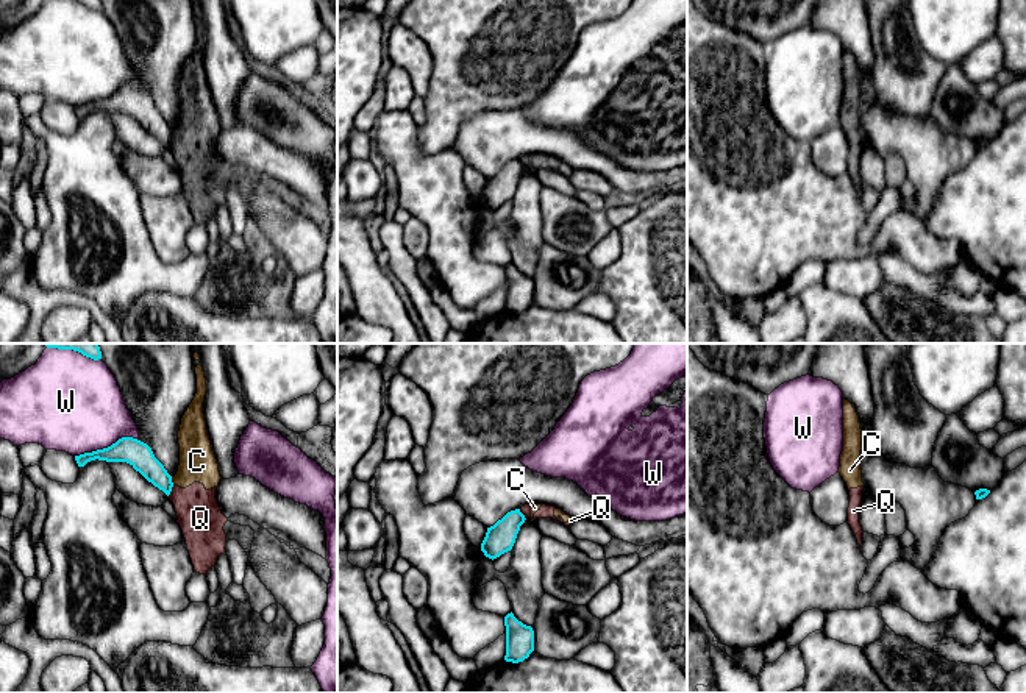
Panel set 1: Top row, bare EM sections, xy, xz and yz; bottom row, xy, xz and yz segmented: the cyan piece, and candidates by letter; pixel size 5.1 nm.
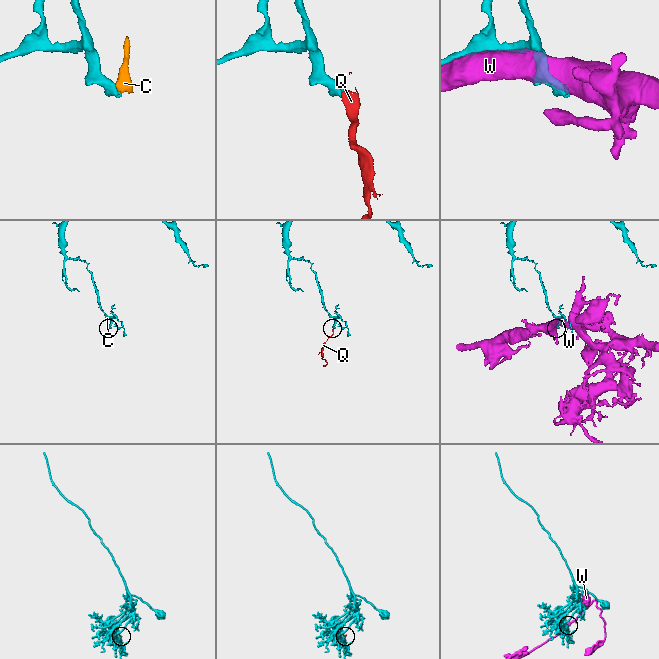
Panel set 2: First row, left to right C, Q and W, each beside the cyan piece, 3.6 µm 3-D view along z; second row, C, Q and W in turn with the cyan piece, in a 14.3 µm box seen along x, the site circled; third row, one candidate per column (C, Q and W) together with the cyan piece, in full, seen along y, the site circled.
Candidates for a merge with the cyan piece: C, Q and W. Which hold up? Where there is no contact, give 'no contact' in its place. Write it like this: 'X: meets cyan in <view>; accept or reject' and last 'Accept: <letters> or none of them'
C: meets cyan in xy; reject
Q: meets cyan in xy; reject
W: meets cyan in xy; reject
Accept: none of them

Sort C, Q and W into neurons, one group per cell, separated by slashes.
C Q / W

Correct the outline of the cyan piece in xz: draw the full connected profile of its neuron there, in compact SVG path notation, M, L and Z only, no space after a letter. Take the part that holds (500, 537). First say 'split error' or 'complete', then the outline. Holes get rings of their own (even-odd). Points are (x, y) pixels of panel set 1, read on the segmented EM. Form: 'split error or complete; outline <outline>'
complete; outline M515 509L508 512L493 526L487 528L486 537L481 543L481 551L484 556L493 560L511 551L525 520L526 518L520 509Z

